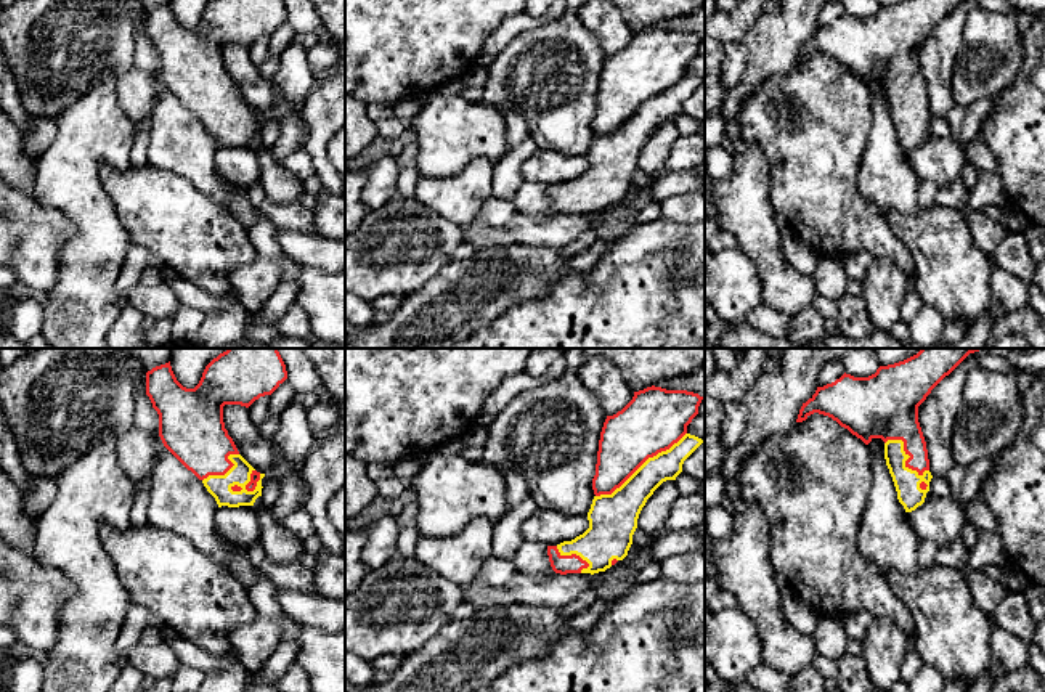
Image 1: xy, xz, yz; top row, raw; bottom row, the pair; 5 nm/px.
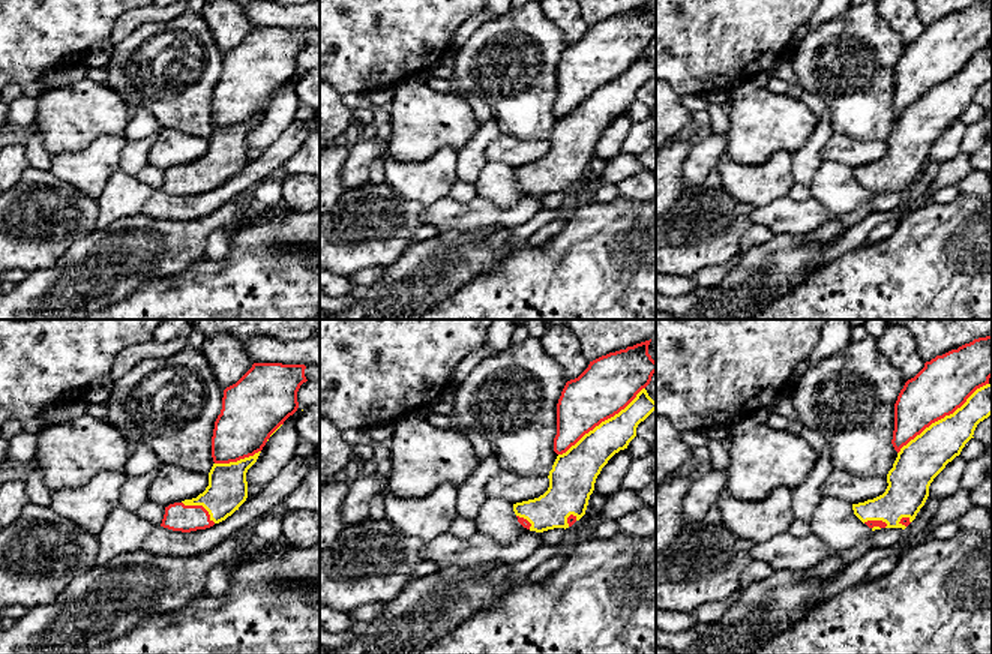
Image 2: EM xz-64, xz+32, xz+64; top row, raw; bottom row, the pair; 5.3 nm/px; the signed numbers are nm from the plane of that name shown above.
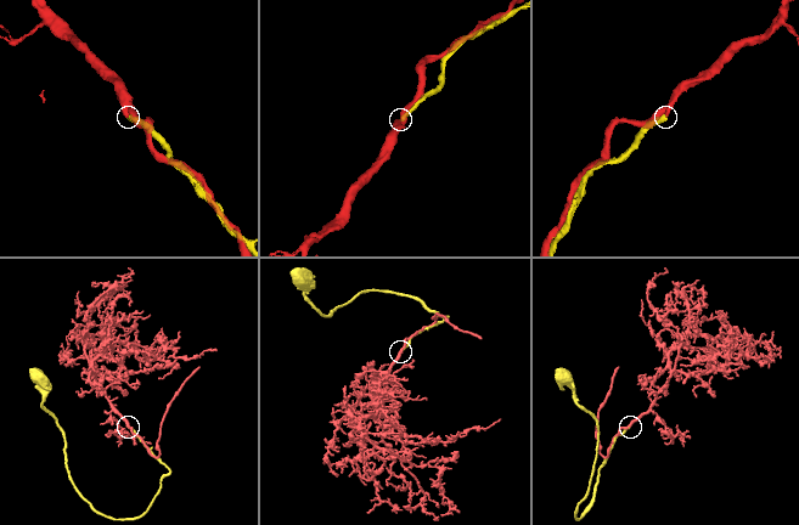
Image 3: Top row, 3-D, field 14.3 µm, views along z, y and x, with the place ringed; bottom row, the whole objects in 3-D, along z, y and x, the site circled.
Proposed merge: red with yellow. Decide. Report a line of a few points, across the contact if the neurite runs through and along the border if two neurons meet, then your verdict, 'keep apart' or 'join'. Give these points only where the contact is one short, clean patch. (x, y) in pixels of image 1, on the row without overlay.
join

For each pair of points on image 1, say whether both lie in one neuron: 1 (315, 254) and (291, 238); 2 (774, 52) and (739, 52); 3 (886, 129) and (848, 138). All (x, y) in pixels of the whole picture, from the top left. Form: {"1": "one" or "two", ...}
{"1": "one", "2": "two", "3": "two"}

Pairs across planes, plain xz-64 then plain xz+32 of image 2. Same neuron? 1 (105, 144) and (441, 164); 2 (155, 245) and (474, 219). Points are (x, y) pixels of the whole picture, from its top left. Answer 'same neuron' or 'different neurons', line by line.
1: same neuron
2: different neurons

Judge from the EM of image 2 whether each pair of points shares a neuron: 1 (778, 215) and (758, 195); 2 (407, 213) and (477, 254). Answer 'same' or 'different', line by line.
1: different
2: different

